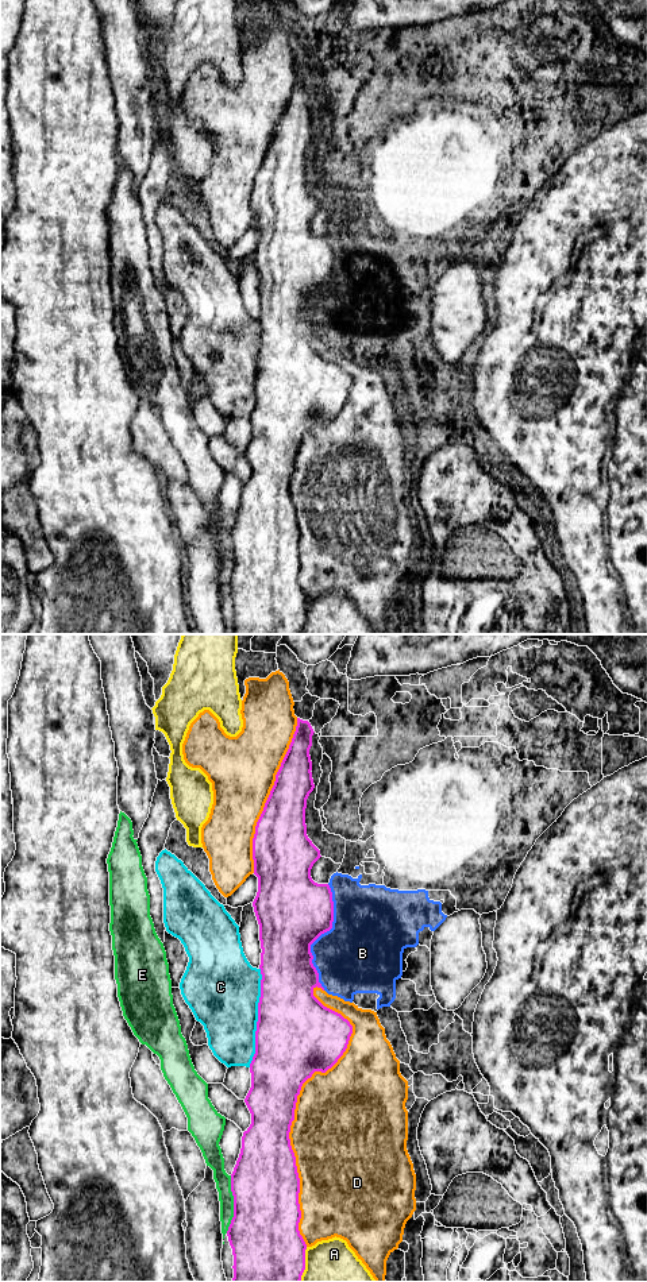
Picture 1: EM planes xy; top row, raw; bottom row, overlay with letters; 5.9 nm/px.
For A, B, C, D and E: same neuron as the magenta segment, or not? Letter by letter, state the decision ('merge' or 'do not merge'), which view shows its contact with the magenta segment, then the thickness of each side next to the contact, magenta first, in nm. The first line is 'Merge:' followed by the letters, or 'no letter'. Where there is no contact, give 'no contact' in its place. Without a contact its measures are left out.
Merge: no letter
A: do not merge; meets magenta in xy; 440 nm thick on the magenta side, 380 nm on the other
B: do not merge; meets magenta in xy; 440 nm thick on the magenta side, 440 nm on the other
C: do not merge; meets magenta in xy; 480 nm thick on the magenta side, 420 nm on the other
D: do not merge; meets magenta in xy; 340 nm thick on the magenta side, 500 nm on the other
E: do not merge; meets magenta in xy; 420 nm thick on the magenta side, 100 nm on the other

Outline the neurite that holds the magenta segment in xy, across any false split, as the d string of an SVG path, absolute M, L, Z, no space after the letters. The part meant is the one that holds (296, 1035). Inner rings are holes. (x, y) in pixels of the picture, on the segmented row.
M297 718L296 731L293 734L289 749L281 762L281 767L276 775L274 785L270 791L270 795L265 803L263 811L257 822L255 834L253 838L253 860L254 860L254 874L258 877L258 892L253 901L254 912L259 924L259 941L261 941L261 997L258 1003L258 1022L255 1031L255 1054L250 1063L251 1073L251 1088L244 1098L244 1103L251 1113L251 1124L243 1132L242 1136L242 1148L234 1171L231 1174L231 1192L234 1196L234 1217L227 1231L228 1242L232 1248L234 1255L234 1278L231 1282L300 1282L301 1275L305 1270L305 1250L307 1244L300 1235L299 1223L301 1219L301 1210L299 1204L299 1193L300 1193L300 1178L296 1166L296 1156L290 1146L289 1132L292 1121L294 1120L294 1109L297 1103L297 1096L300 1094L303 1084L312 1077L315 1071L326 1073L331 1069L338 1059L343 1055L347 1049L350 1036L353 1034L353 1026L347 1019L344 1019L340 1013L324 1007L315 996L313 989L324 988L319 982L319 973L312 964L313 955L311 953L311 945L324 932L332 928L334 922L334 901L332 892L328 884L317 884L311 877L311 869L313 864L321 857L320 850L312 843L312 841L307 835L307 825L305 825L305 808L307 799L309 793L313 791L315 784L312 779L312 761L309 756L309 749L312 746L312 735L313 729L308 721L303 721Z

